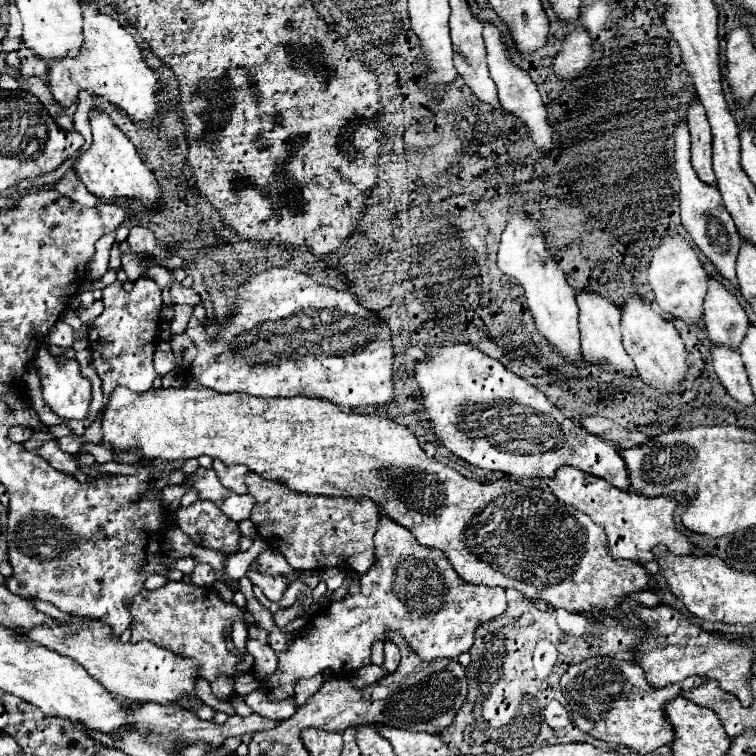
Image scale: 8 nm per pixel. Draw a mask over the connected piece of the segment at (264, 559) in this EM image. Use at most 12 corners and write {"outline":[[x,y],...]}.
{"outline":[[278,550],[260,554],[258,570],[272,576],[282,574],[290,582],[292,568]]}

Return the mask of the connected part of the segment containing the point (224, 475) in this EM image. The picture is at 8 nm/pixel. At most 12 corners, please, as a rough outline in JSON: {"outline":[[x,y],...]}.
{"outline":[[214,460],[220,482],[238,494],[248,492],[244,466],[230,468]]}

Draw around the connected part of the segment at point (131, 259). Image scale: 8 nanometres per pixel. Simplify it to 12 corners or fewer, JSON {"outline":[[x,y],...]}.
{"outline":[[124,254],[124,272],[134,282],[146,272],[148,254]]}

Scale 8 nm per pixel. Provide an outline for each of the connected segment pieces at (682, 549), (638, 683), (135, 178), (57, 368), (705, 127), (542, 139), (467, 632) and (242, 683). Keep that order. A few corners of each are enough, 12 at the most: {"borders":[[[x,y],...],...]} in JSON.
{"borders":[[[574,466],[548,486],[606,530],[614,558],[692,554],[674,498],[622,492]],[[592,656],[560,678],[574,724],[648,754],[674,742],[666,704],[634,662]],[[92,108],[94,142],[74,172],[102,200],[154,208],[154,174],[106,112]],[[46,346],[34,366],[42,398],[64,420],[88,416],[90,380]],[[698,98],[686,108],[692,168],[714,184],[712,134]],[[484,24],[490,76],[504,110],[552,148],[546,108],[530,74],[516,66],[502,32]],[[384,514],[376,560],[316,612],[264,680],[354,672],[398,632],[458,658],[502,588],[464,582],[442,550]],[[252,672],[234,678],[234,692],[250,694],[260,686]]]}

